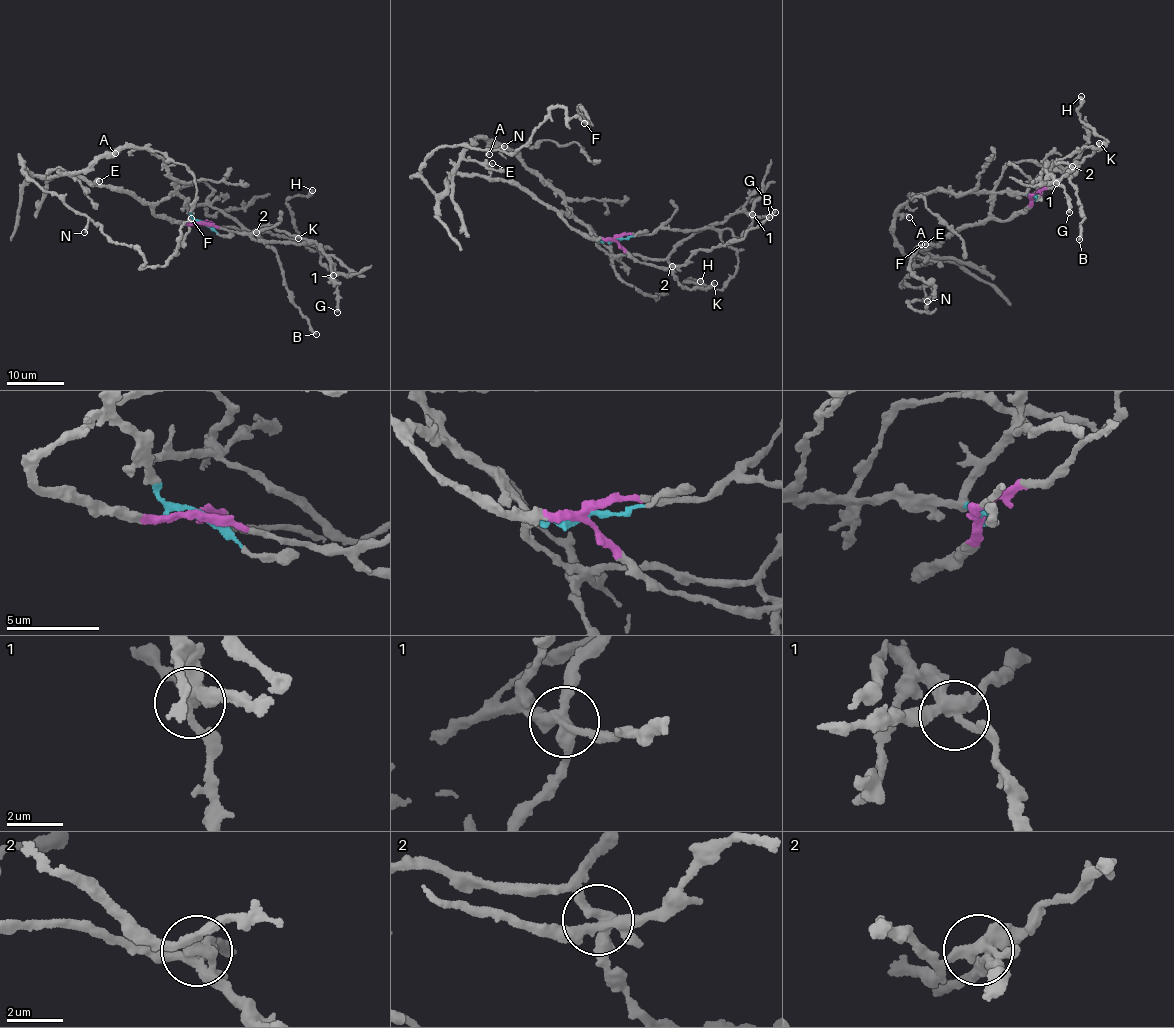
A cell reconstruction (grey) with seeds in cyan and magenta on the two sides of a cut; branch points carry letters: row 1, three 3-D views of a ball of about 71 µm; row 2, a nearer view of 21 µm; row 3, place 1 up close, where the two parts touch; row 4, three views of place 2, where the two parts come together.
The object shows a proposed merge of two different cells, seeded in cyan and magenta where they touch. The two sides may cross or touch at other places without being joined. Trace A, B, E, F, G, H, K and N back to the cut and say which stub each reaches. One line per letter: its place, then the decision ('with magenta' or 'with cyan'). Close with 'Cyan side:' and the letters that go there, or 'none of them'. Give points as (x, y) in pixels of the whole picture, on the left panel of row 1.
A: at (115, 153); with cyan
B: at (316, 334); with magenta
E: at (99, 181); with magenta
F: at (191, 218); with magenta
G: at (337, 312); with cyan
H: at (312, 190); with magenta
K: at (298, 238); with cyan
N: at (84, 232); with magenta
Cyan side: A, G, K

